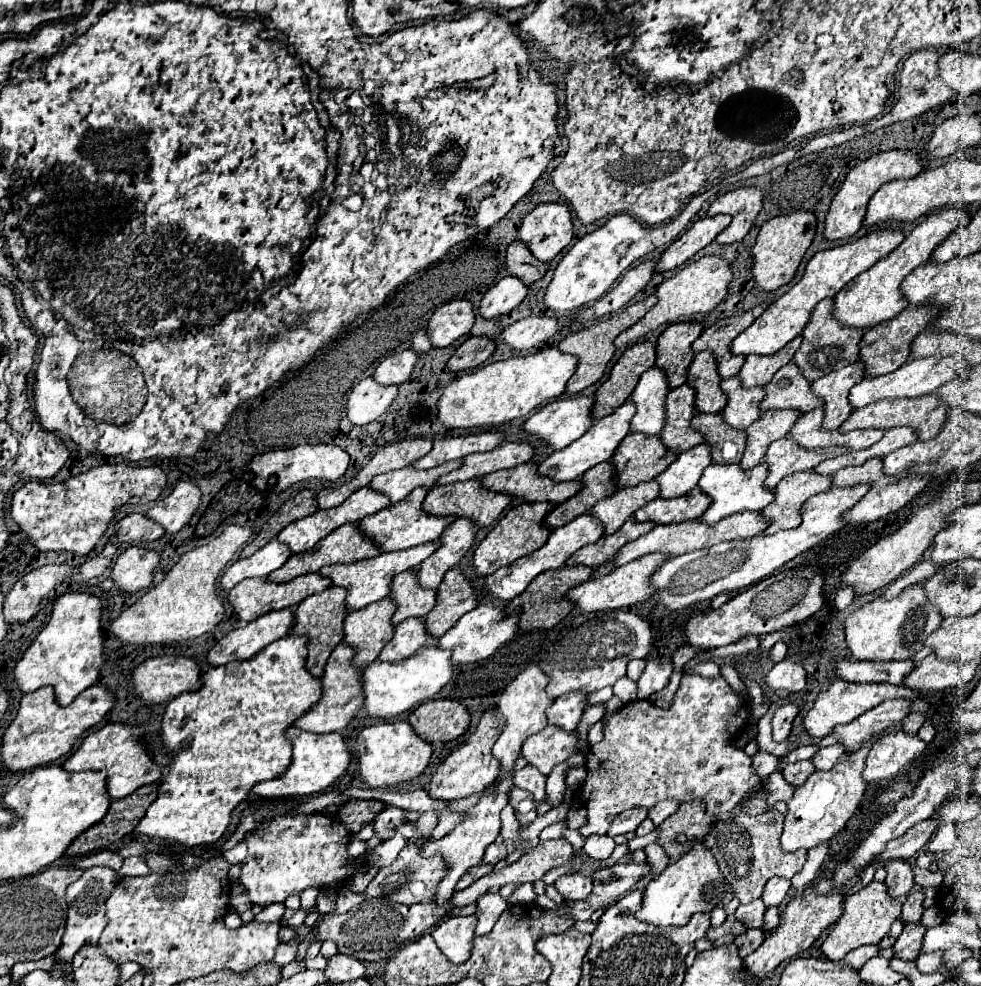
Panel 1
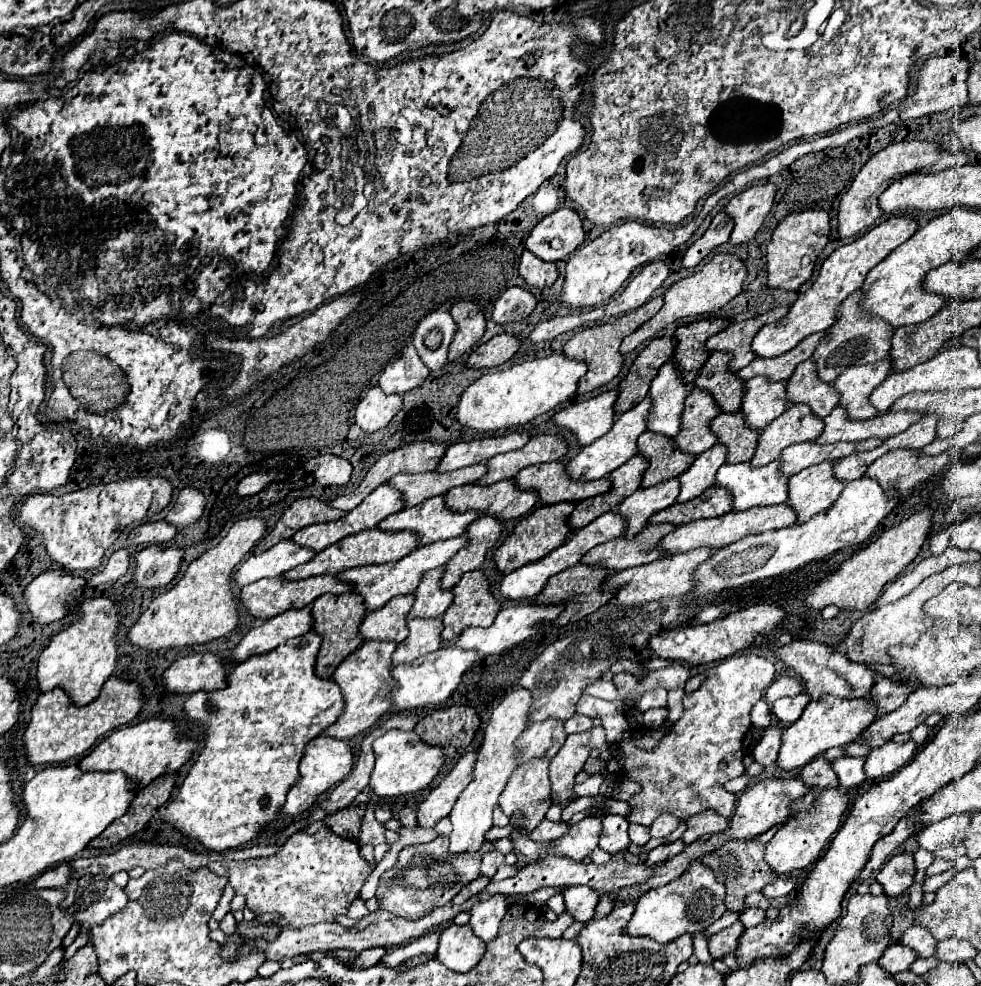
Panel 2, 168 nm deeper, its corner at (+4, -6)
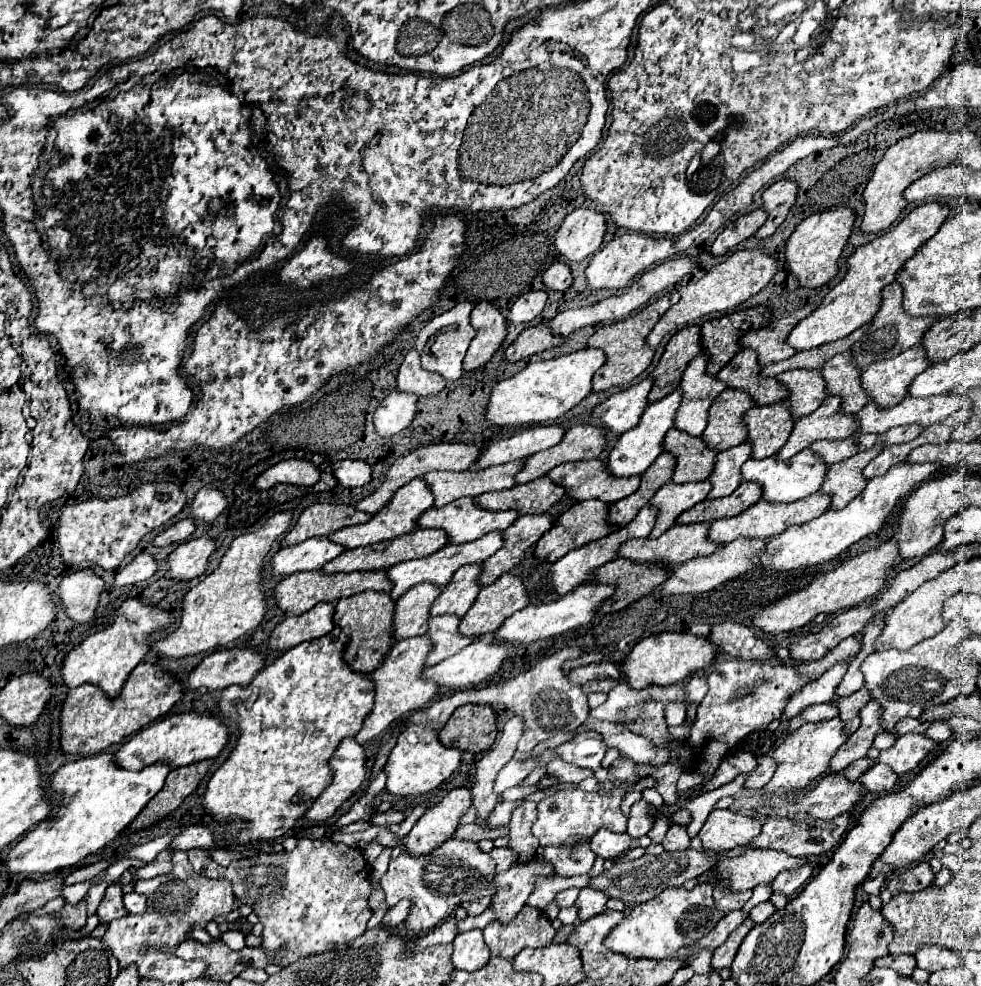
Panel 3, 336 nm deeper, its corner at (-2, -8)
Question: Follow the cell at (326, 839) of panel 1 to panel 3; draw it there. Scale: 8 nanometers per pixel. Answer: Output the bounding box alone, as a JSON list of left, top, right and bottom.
[188,837,372,967]

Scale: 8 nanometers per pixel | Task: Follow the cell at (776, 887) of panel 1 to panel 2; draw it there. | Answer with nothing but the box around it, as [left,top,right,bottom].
[762,875,794,899]

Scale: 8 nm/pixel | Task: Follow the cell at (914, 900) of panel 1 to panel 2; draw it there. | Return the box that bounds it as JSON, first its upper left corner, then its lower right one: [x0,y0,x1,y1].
[900,927,938,959]

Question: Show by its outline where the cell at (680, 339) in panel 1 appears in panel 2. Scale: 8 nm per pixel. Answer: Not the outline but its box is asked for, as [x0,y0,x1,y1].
[672,319,730,383]

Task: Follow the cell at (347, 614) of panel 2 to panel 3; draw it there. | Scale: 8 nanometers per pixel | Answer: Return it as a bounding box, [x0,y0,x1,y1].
[334,591,394,673]

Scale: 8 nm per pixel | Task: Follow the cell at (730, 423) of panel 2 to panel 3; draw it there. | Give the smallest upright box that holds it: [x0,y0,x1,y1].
[744,403,794,459]

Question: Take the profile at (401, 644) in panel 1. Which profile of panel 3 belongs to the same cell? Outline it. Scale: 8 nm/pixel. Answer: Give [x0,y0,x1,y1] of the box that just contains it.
[426,615,476,667]

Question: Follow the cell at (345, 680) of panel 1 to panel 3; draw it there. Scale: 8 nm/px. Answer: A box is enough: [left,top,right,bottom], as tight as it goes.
[354,635,438,743]

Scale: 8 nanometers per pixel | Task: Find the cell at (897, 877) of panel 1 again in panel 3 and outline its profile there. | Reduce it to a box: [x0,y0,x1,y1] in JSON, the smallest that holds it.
[888,863,934,895]

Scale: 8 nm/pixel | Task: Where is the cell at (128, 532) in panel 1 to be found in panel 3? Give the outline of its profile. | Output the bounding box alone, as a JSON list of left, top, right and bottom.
[152,519,194,547]

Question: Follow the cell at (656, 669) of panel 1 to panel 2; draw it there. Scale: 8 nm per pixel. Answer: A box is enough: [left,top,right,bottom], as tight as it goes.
[638,689,666,711]

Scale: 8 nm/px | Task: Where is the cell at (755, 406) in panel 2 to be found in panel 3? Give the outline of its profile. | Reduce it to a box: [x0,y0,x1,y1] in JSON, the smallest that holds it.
[776,369,828,419]

